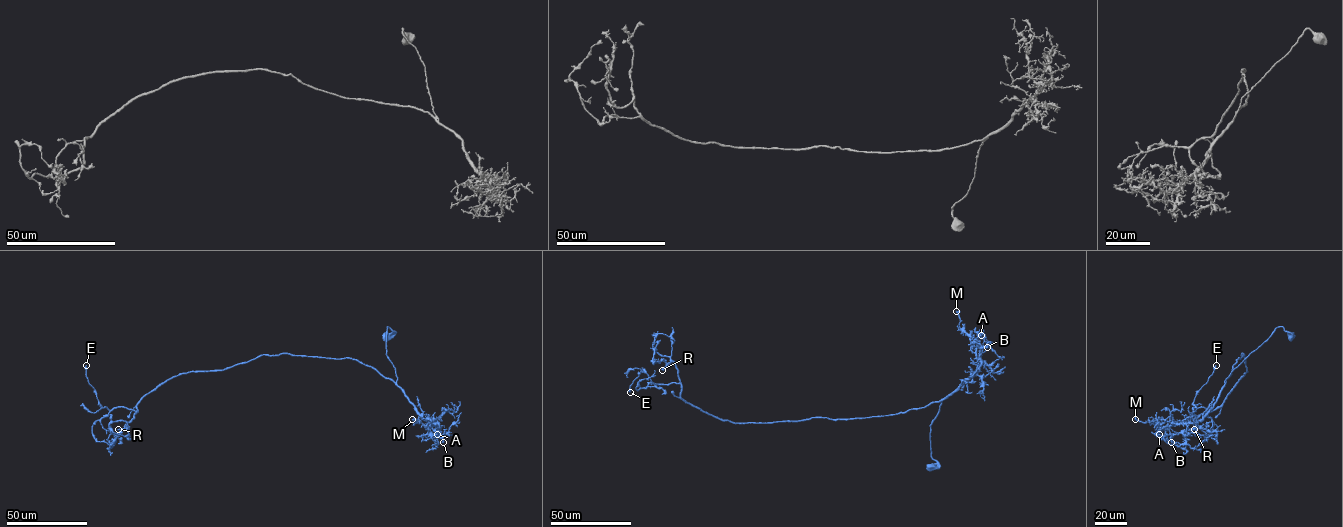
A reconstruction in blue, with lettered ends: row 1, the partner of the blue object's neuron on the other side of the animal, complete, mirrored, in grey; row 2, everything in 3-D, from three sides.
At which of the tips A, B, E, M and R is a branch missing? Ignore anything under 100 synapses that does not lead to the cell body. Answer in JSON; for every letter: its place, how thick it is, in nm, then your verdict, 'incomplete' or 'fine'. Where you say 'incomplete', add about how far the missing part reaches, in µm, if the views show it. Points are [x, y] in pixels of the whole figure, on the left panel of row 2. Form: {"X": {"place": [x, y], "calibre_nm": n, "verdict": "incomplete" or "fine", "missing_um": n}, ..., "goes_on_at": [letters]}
{"A": {"place": [437, 434], "calibre_nm": 280, "verdict": "fine"}, "B": {"place": [443, 442], "calibre_nm": 180, "verdict": "fine"}, "E": {"place": [86, 365], "calibre_nm": 200, "verdict": "fine"}, "M": {"place": [412, 419], "calibre_nm": 150, "verdict": "fine"}, "R": {"place": [118, 429], "calibre_nm": 120, "verdict": "fine"}, "goes_on_at": []}

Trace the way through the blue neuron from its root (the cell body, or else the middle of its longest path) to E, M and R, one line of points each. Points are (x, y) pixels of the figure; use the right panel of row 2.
E: (1291, 335), (1277, 327), (1225, 382), (1242, 353), (1247, 371), (1224, 401), (1208, 411), (1193, 402), (1216, 365)
M: (1291, 335), (1277, 327), (1231, 372), (1216, 401), (1197, 423), (1160, 426), (1154, 421), (1135, 419)
R: (1291, 335), (1277, 327), (1225, 382), (1242, 353), (1247, 371), (1219, 406), (1185, 422), (1194, 429)

